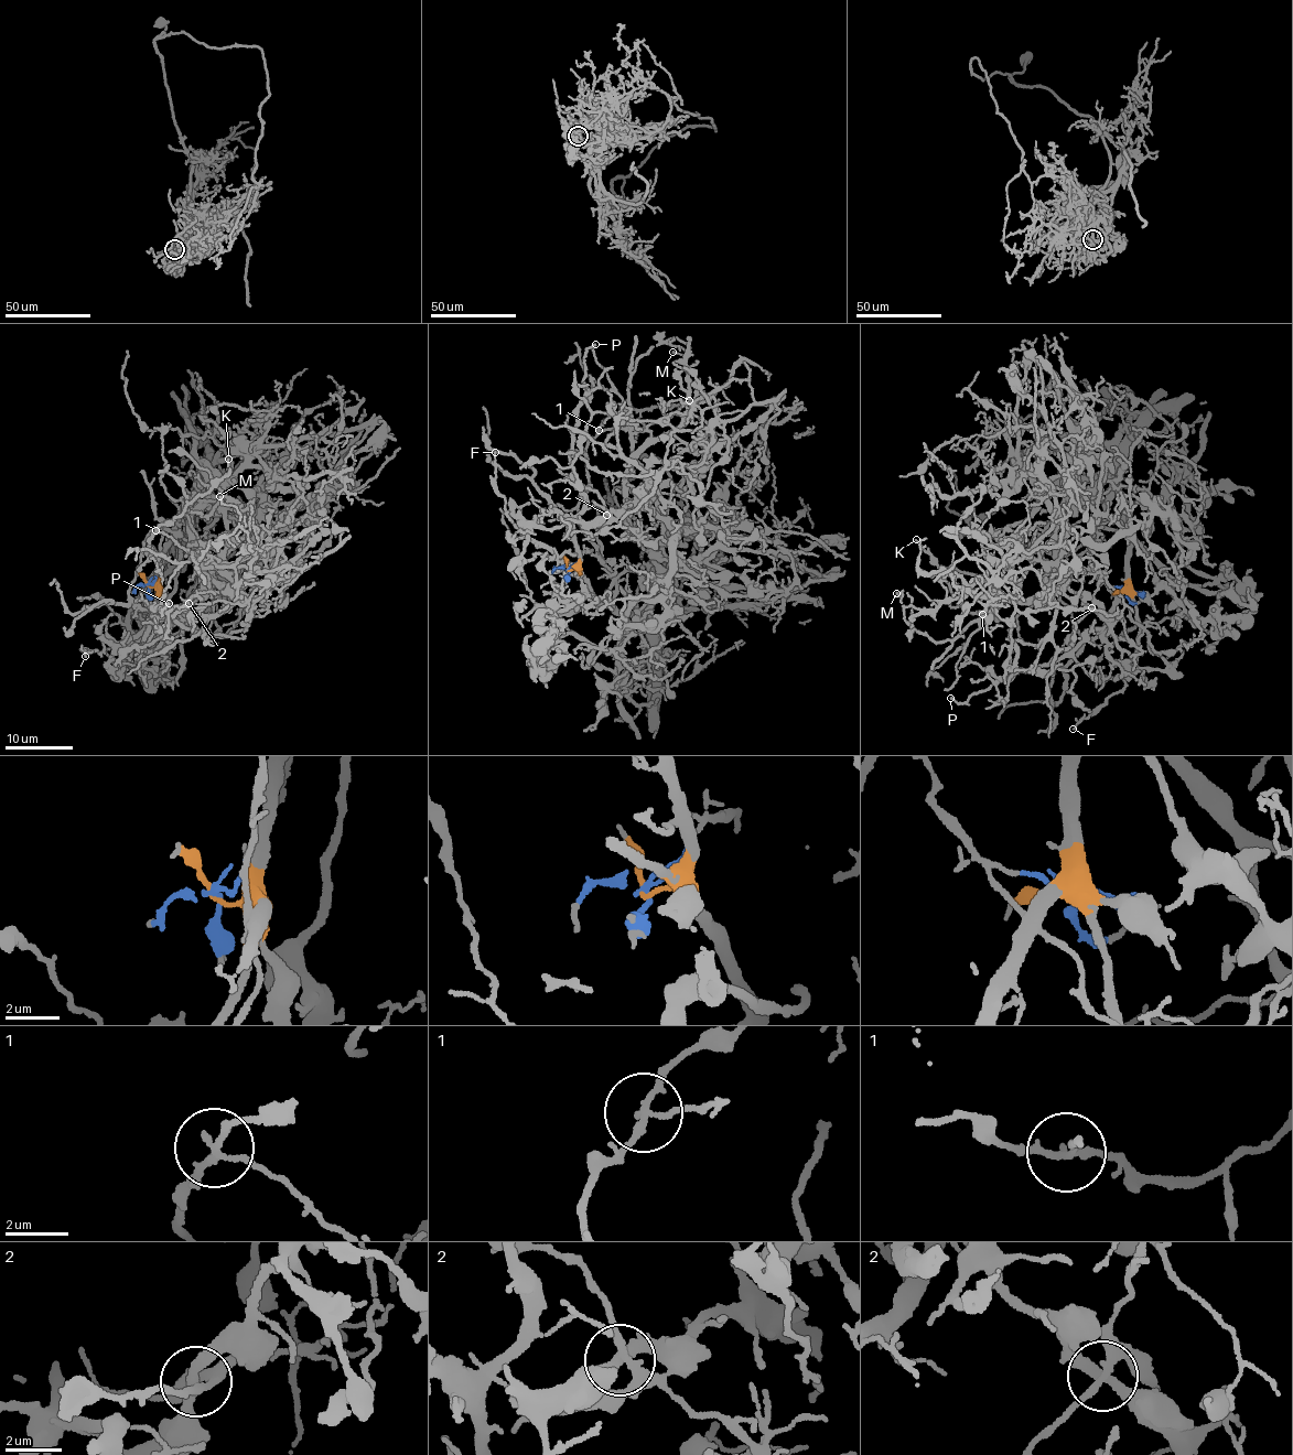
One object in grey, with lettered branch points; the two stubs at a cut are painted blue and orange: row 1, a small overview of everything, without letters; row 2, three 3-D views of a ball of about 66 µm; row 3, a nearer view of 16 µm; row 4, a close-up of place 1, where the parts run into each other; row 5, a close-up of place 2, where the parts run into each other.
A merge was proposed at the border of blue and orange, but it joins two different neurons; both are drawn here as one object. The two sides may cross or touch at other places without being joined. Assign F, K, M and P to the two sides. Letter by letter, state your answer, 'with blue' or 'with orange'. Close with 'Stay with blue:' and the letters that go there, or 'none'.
F: with orange
K: with blue
M: with orange
P: with orange
Stay with blue: K

